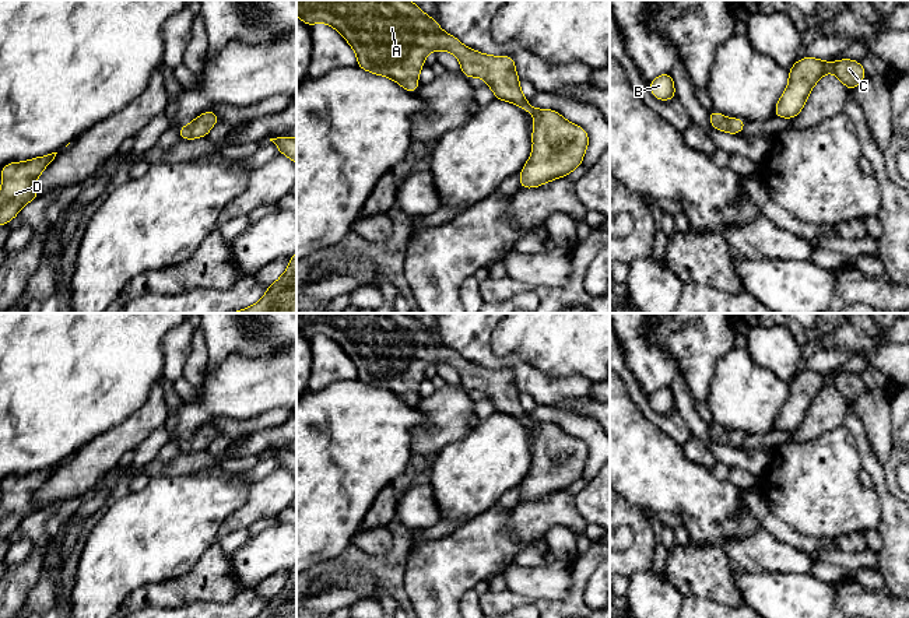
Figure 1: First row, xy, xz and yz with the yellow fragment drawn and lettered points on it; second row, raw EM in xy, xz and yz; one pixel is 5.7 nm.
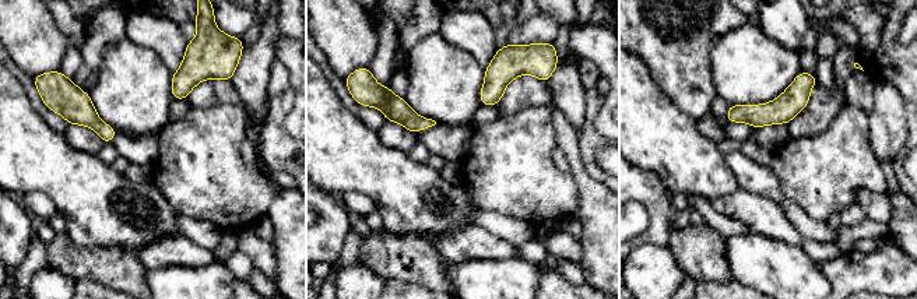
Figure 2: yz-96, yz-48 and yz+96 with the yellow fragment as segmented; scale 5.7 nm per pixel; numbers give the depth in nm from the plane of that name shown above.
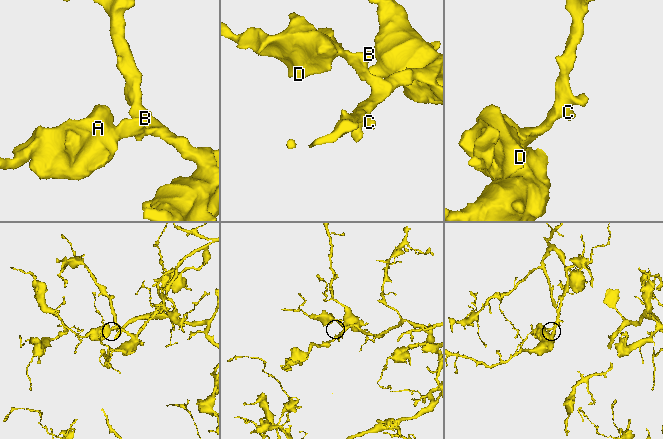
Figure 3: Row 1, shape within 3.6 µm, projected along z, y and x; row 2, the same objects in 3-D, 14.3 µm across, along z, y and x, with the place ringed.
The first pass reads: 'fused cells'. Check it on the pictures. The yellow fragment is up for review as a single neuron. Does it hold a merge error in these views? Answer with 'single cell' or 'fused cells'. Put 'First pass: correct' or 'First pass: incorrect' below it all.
single cell
First pass: incorrect

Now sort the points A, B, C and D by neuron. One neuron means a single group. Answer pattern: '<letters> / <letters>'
A B C D

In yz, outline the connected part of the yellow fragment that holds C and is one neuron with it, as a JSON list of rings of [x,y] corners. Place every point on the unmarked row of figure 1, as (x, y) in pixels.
[[[806,369],[789,383],[789,397],[775,419],[775,431],[794,432],[819,391],[833,386],[852,405],[866,390],[860,375],[842,372],[833,376]]]

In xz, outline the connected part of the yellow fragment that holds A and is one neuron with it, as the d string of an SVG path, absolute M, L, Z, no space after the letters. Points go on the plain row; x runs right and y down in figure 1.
M296 313L296 329L308 338L323 336L337 343L354 362L357 380L385 389L399 396L406 404L417 405L420 383L434 364L448 364L459 375L467 390L485 393L495 412L519 418L536 432L531 445L533 464L520 484L520 502L538 501L579 481L589 460L589 447L580 439L564 432L557 424L533 421L524 411L512 369L489 369L464 359L459 352L442 344L435 331L428 330L408 313Z

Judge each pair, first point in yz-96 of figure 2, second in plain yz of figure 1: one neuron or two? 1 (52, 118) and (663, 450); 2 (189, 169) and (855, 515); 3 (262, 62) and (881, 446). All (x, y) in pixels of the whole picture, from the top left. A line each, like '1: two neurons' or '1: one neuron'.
1: two neurons
2: one neuron
3: one neuron

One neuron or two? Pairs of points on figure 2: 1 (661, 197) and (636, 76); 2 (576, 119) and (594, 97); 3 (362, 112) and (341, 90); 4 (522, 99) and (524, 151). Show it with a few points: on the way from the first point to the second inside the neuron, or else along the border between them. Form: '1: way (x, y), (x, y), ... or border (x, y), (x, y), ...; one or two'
1: border (633, 164), (653, 171), (670, 194); two
2: border (587, 91), (586, 120), (578, 132); two
3: way (357, 108), (344, 95); one
4: border (544, 104), (509, 112), (499, 118); two

